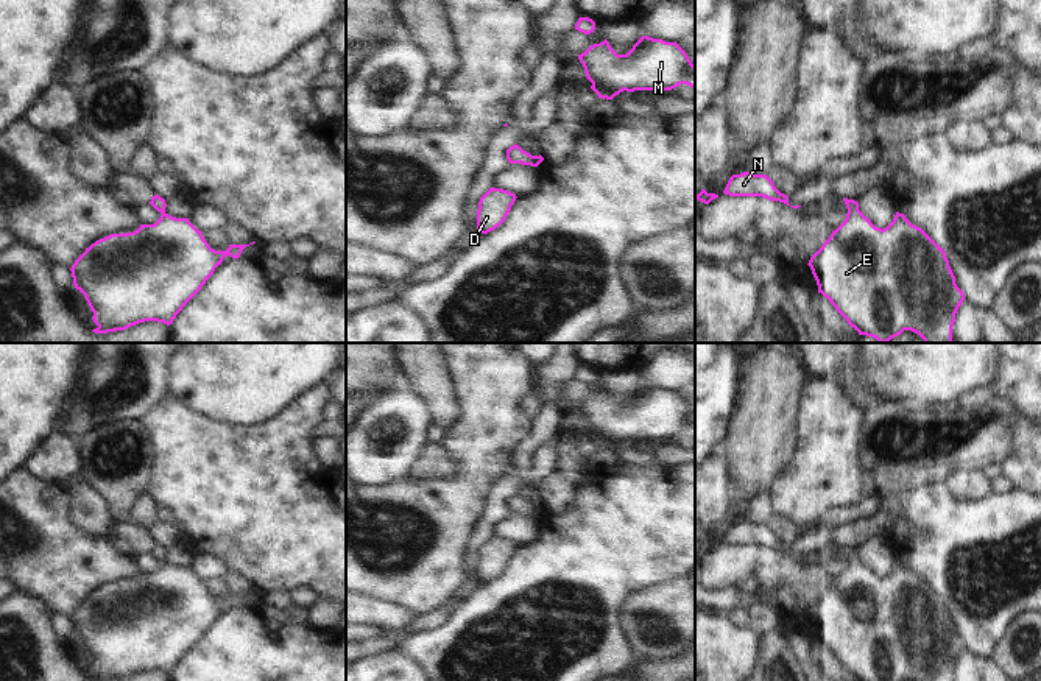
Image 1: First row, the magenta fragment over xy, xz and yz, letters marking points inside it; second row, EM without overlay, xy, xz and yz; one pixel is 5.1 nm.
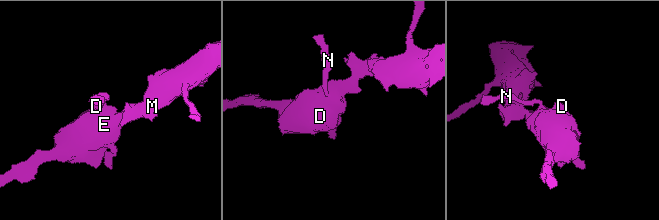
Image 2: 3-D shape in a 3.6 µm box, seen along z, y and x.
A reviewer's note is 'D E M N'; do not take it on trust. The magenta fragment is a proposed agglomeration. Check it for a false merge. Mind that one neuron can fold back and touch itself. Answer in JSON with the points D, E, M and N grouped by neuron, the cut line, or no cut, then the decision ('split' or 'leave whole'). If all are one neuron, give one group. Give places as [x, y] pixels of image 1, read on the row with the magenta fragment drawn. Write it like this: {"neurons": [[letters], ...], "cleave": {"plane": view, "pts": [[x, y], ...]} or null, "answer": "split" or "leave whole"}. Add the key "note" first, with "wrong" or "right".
{"note": "right", "neurons": [["D", "E", "M", "N"]], "cleave": null, "answer": "leave whole"}

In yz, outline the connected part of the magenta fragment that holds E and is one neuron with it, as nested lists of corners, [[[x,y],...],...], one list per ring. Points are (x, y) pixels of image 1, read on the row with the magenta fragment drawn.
[[[846,198],[843,201],[848,209],[845,221],[832,231],[807,263],[817,281],[818,293],[829,299],[859,335],[873,337],[879,343],[888,343],[904,330],[918,333],[924,343],[952,343],[955,313],[965,301],[965,295],[955,284],[943,248],[921,228],[912,224],[904,213],[896,212],[893,221],[880,229],[859,210],[857,201]]]

